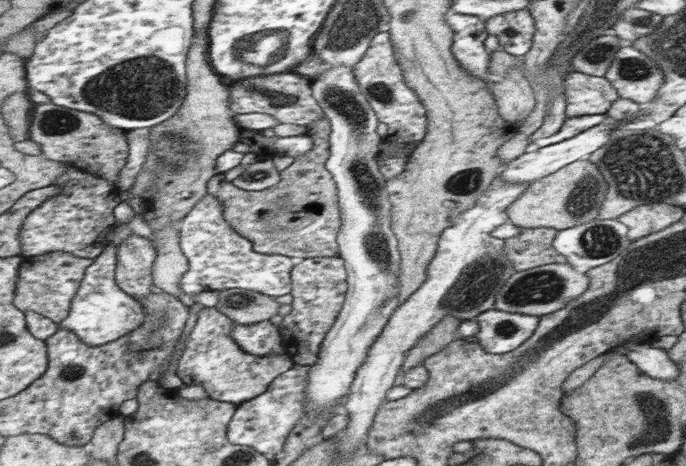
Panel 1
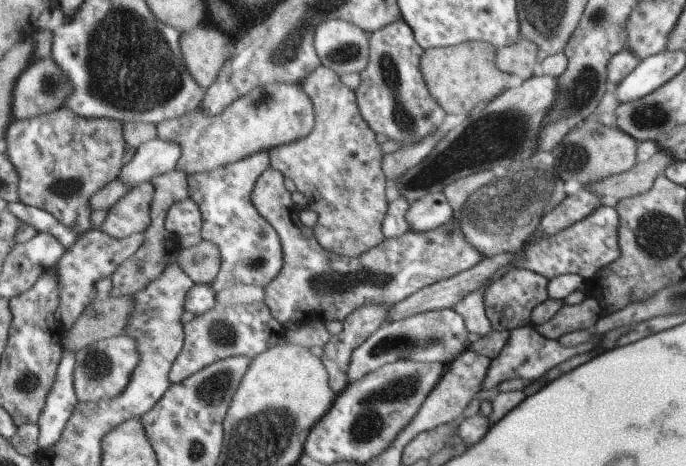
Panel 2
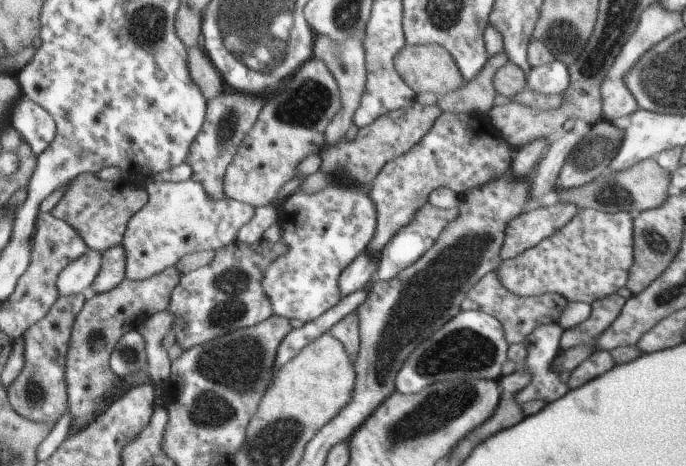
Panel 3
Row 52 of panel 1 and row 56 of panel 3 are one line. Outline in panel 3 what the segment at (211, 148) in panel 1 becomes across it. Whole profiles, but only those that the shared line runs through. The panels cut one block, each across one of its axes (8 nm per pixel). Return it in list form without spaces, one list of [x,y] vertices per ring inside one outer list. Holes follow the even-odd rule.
[[[195,46],[189,50],[189,54],[191,54],[191,72],[195,78],[195,84],[201,88],[203,96],[207,96],[207,100],[213,100],[221,90],[219,70],[213,66],[211,58],[203,48]]]

